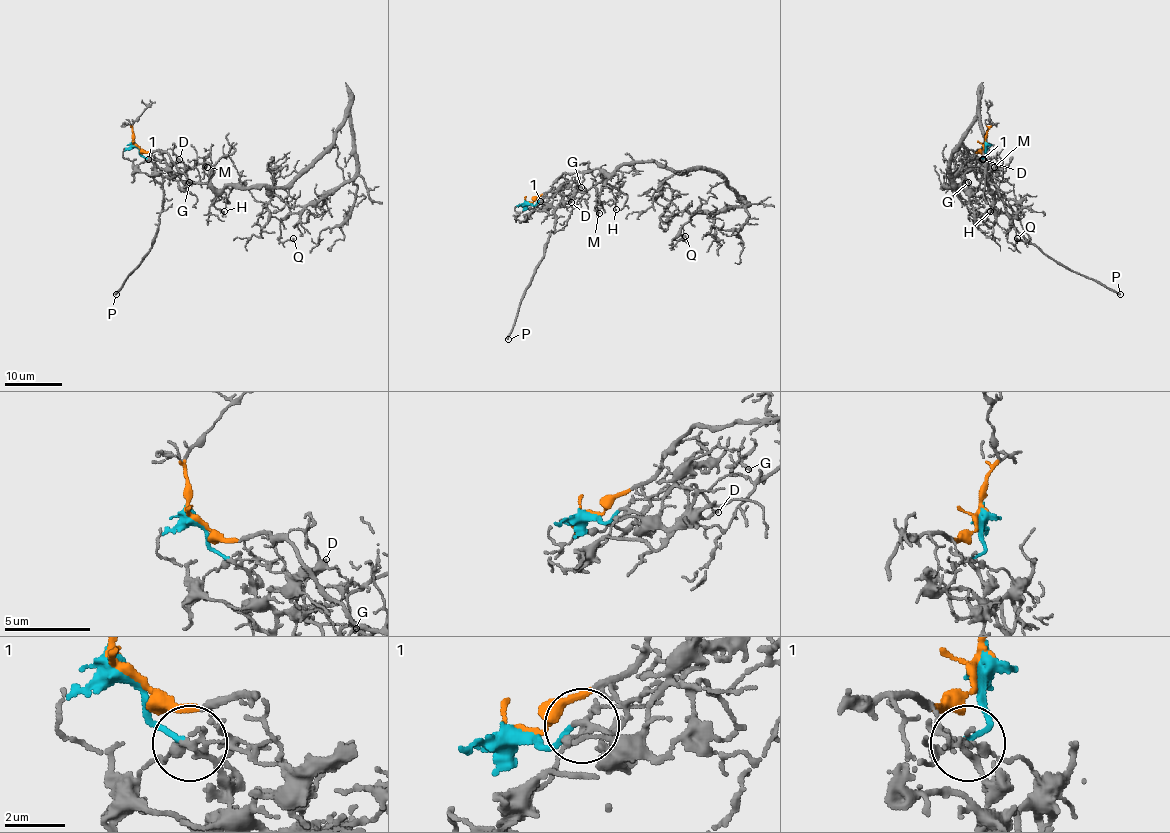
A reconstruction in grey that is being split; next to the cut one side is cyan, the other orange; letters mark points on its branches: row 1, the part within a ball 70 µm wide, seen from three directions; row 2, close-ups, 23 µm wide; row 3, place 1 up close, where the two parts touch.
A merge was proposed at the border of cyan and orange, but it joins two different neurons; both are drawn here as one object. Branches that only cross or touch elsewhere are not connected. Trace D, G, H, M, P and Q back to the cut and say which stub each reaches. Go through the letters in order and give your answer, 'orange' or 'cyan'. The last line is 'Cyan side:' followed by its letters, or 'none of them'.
D: cyan
G: orange
H: orange
M: orange
P: cyan
Q: orange
Cyan side: D, P

